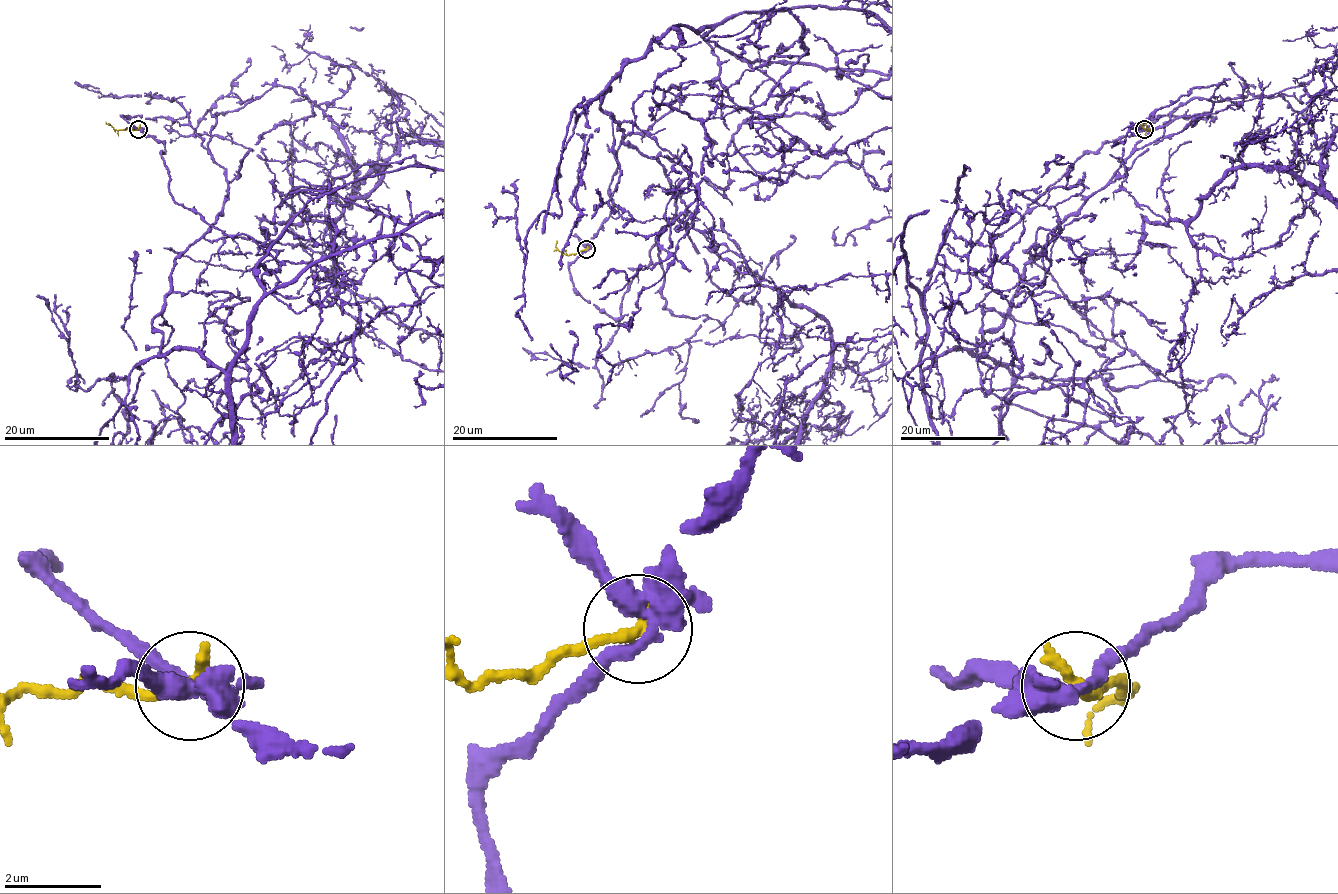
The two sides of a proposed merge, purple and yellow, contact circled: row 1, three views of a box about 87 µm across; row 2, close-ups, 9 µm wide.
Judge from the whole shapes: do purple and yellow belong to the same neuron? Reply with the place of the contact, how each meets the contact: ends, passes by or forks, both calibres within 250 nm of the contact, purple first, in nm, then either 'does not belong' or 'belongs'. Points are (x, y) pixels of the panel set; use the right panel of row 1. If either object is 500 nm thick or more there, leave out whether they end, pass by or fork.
at (1144, 129); purple forks there; yellow ends there; 320 nm thick on the purple side, 320 nm on the other; does not belong

